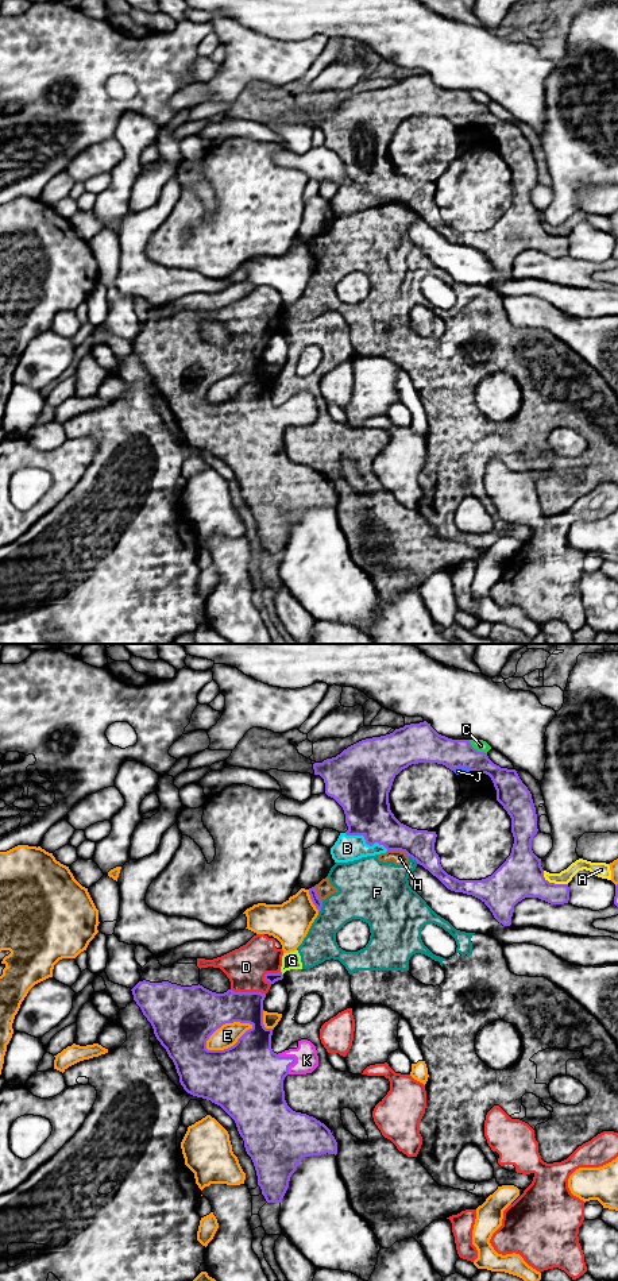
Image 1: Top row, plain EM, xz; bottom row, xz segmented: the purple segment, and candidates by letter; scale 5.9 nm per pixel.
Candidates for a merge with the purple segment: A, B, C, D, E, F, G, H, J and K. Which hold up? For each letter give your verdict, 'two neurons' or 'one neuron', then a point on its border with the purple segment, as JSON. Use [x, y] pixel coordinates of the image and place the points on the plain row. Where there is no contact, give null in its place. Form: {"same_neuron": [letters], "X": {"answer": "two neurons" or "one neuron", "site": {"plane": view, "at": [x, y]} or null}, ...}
{"same_neuron": ["D", "J", "K"], "A": {"answer": "two neurons", "site": {"plane": "xz", "at": [553, 235]}}, "B": {"answer": "two neurons", "site": {"plane": "xz", "at": [366, 193]}}, "C": {"answer": "two neurons", "site": {"plane": "xz", "at": [475, 101]}}, "D": {"answer": "one neuron", "site": {"plane": "xz", "at": [248, 344]}}, "E": {"answer": "two neurons", "site": {"plane": "xz", "at": [228, 400]}}, "F": {"answer": "two neurons", "site": {"plane": "xz", "at": [321, 258]}}, "G": {"answer": "two neurons", "site": {"plane": "xz", "at": [281, 325]}}, "H": {"answer": "two neurons", "site": {"plane": "xz", "at": [398, 201]}}, "J": {"answer": "one neuron", "site": {"plane": "xz", "at": [460, 119]}}, "K": {"answer": "one neuron", "site": {"plane": "xz", "at": [293, 409]}}}

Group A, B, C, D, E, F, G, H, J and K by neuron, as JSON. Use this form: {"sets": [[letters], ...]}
{"sets": [["A"], ["B", "F", "G", "H"], ["C"], ["D", "J", "K"], ["E"]]}

